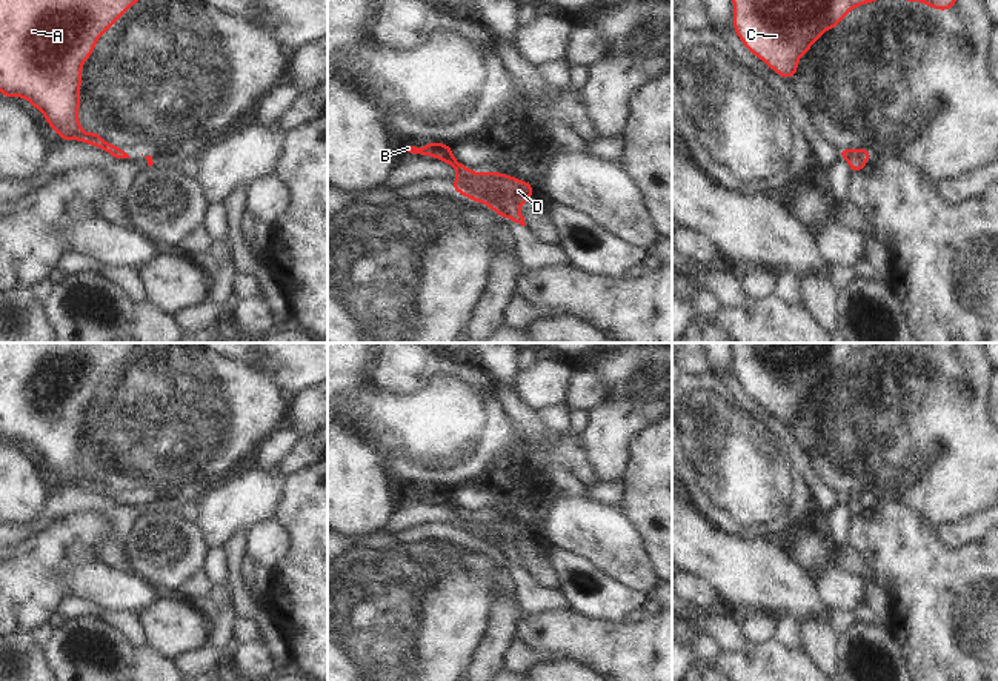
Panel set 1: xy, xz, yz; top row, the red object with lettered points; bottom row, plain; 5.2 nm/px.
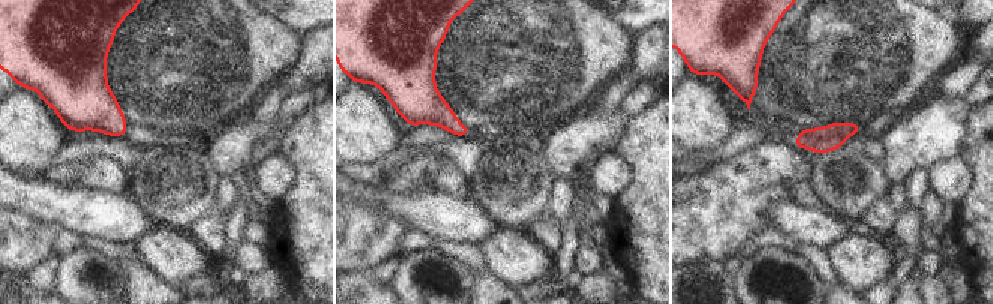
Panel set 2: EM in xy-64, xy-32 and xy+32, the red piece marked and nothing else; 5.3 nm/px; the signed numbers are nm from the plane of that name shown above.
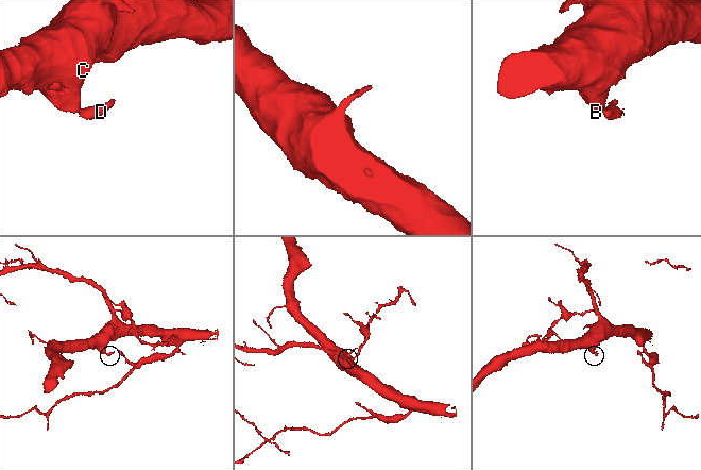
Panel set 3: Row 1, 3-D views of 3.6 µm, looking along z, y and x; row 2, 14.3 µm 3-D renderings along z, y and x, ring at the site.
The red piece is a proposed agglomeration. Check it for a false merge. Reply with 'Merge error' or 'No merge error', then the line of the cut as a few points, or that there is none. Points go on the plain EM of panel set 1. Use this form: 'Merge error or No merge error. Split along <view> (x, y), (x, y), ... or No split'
Merge error. Split along xz (469, 514), (457, 517)

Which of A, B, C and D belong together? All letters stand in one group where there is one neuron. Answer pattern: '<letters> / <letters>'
A B C / D

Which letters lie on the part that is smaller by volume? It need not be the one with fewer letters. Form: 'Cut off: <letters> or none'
Cut off: D

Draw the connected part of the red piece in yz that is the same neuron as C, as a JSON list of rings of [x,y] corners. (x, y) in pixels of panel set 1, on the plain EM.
[[[732,343],[734,375],[743,389],[784,424],[798,415],[798,406],[826,374],[833,374],[857,350],[884,343]]]

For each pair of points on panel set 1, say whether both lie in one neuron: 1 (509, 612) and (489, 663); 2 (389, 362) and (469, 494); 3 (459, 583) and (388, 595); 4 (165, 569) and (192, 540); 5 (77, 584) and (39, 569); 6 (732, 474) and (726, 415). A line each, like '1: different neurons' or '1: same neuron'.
1: same neuron
2: different neurons
3: same neuron
4: same neuron
5: different neurons
6: same neuron

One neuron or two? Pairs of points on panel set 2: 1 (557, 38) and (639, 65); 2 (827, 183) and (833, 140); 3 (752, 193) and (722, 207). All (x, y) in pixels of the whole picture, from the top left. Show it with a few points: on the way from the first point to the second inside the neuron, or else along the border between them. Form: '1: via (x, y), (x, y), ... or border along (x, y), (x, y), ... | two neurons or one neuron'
1: border along (635, 36), (632, 59), (626, 69) | two neurons
2: border along (843, 146), (816, 154) | two neurons
3: via (744, 193), (735, 193), (729, 199) | one neuron

